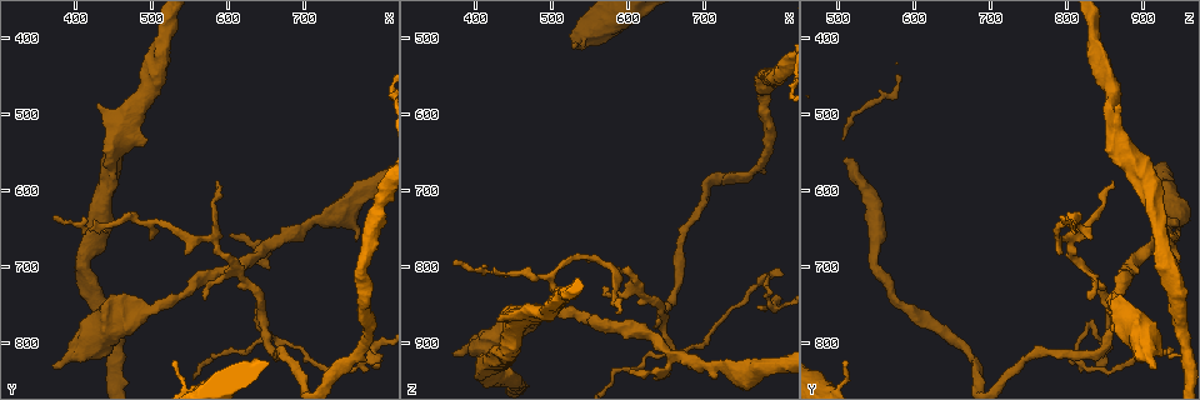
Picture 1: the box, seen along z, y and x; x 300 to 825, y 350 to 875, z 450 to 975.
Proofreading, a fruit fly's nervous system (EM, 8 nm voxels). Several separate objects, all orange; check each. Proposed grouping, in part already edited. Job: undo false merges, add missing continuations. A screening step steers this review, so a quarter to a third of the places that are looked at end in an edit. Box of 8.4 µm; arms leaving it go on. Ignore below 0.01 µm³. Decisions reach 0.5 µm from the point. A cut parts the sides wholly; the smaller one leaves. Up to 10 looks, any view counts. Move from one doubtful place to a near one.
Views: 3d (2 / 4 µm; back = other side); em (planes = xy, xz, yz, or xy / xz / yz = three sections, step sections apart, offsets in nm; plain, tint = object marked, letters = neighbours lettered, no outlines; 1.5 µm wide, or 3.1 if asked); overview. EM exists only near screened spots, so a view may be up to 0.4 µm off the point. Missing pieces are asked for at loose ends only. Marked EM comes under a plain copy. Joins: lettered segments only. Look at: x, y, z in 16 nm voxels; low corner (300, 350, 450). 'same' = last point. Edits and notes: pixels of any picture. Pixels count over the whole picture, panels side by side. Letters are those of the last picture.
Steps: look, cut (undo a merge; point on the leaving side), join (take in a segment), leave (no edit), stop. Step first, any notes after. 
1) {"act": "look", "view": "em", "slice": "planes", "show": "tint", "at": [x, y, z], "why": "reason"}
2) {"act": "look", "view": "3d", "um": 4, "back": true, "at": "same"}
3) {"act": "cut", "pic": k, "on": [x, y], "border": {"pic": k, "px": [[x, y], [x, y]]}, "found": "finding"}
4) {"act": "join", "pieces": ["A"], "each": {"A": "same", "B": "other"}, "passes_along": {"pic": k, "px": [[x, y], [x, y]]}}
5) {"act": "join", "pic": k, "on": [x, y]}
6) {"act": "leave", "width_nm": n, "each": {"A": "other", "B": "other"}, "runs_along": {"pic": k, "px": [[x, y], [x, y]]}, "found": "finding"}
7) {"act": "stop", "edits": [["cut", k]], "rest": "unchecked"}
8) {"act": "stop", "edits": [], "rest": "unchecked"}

{"act": "look", "view": "3d", "um": 2, "at": [585, 670, 810], "why": "a fork"}

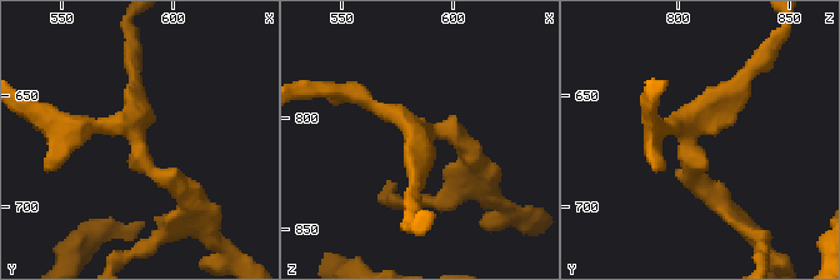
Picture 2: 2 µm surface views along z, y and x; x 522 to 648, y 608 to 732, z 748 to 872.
{"act": "look", "view": "em", "slice": "yz", "step": 4, "show": "tint", "at": [584, 670, 805]}

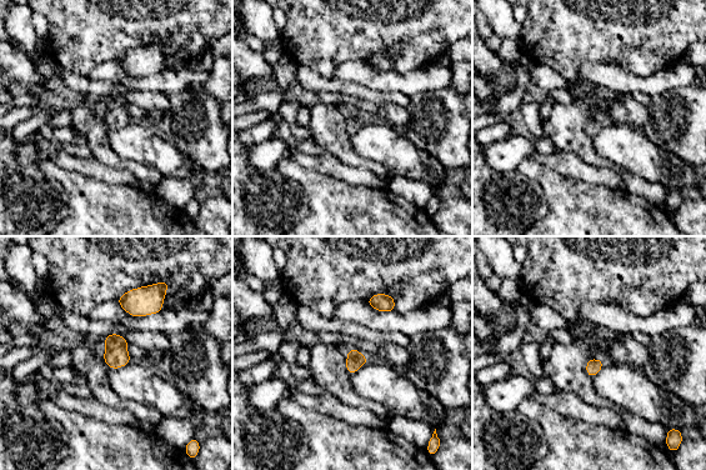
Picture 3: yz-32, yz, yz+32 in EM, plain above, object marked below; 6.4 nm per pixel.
{"act": "look", "view": "em", "slice": "planes", "show": "letters", "at": "same", "why": "cut it another way"}

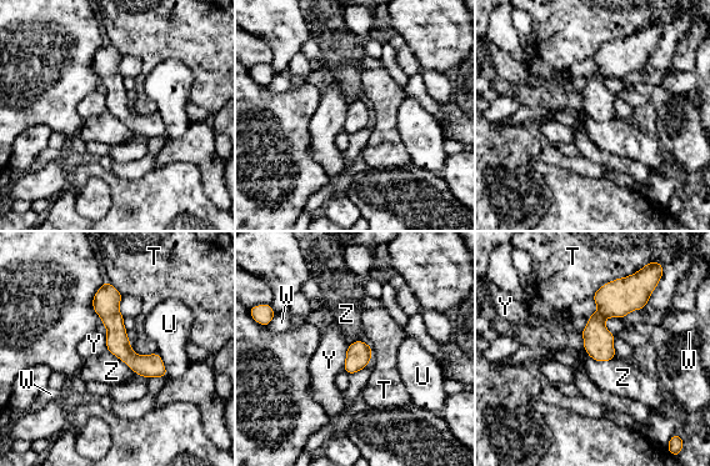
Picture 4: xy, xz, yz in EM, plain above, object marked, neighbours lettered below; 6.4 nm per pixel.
{"act": "leave", "each": {"T": "other", "U": "other", "W": "other", "Y": "other", "Z": "other"}, "border": {"pic": 4, "px": [[348, 346], [343, 370]]}, "found": "all the same neuron"}

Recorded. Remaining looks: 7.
{"act": "look", "view": "em", "slice": "xz", "step": 4, "show": "letters", "at": [780, 785, 830]}

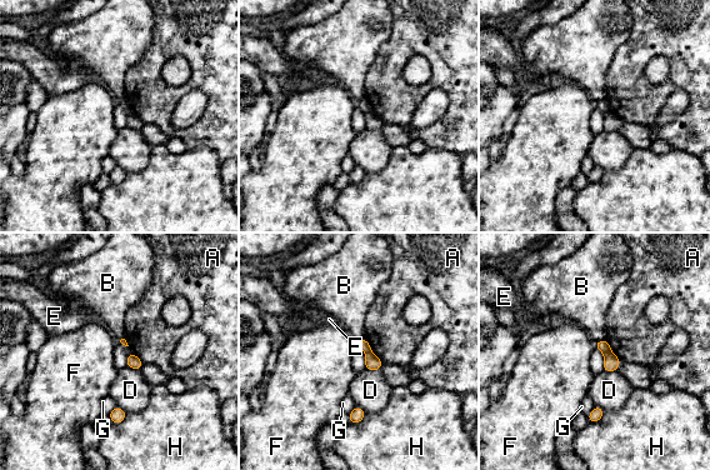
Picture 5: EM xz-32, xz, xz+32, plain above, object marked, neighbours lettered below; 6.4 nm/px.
{"act": "cut", "pic": 5, "on": [603, 345], "each": {"A": "other", "B": "other", "D": "other", "E": "other", "F": "other", "G": "other", "H": "other"}, "border": {"pic": 5, "px": [[610, 351], [604, 354]]}, "found": "a second neuron is stuck on"}

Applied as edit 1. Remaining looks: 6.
{"act": "look", "view": "overview", "why": "see it whole again"}

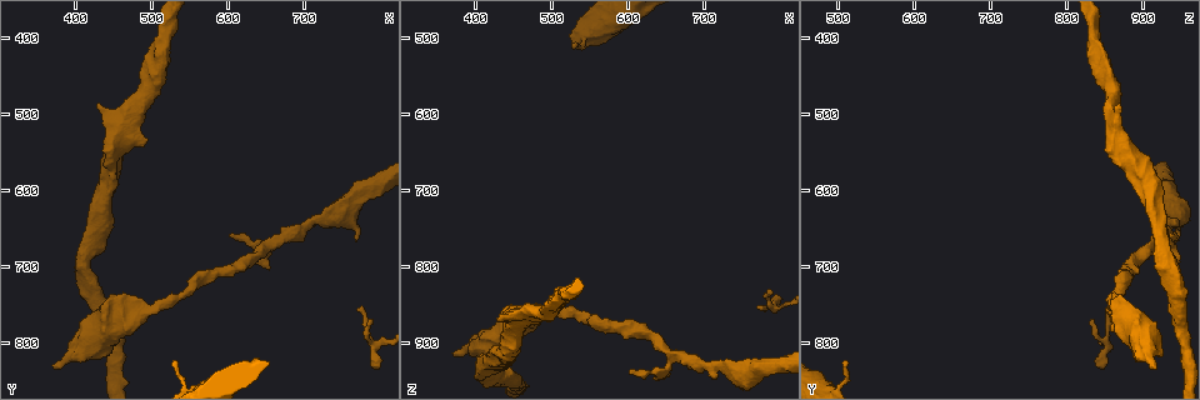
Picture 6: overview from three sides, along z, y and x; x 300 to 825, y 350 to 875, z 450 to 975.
{"act": "look", "view": "em", "slice": "planes", "show": "letters", "at": [530, 825, 510], "why": "free end"}

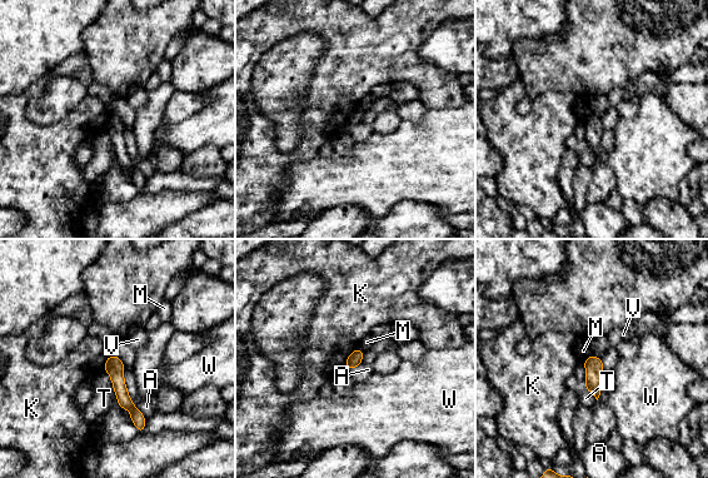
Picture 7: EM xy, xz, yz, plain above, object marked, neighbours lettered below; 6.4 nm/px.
{"act": "leave", "each": {"A": "other", "K": "other", "M": "other", "T": "other", "V": "other", "W": "other"}, "border": {"pic": 7, "px": [[124, 367], [126, 392], [145, 418]]}, "found": "no lettered segment goes on from it"}

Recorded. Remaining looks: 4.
{"act": "stop", "edits": [["cut", 5]], "rest": "unchecked"}

